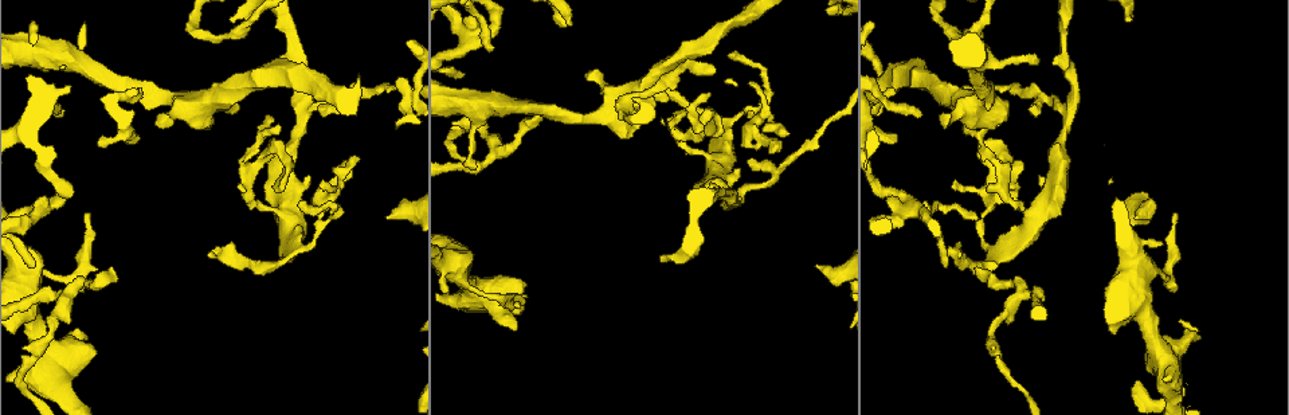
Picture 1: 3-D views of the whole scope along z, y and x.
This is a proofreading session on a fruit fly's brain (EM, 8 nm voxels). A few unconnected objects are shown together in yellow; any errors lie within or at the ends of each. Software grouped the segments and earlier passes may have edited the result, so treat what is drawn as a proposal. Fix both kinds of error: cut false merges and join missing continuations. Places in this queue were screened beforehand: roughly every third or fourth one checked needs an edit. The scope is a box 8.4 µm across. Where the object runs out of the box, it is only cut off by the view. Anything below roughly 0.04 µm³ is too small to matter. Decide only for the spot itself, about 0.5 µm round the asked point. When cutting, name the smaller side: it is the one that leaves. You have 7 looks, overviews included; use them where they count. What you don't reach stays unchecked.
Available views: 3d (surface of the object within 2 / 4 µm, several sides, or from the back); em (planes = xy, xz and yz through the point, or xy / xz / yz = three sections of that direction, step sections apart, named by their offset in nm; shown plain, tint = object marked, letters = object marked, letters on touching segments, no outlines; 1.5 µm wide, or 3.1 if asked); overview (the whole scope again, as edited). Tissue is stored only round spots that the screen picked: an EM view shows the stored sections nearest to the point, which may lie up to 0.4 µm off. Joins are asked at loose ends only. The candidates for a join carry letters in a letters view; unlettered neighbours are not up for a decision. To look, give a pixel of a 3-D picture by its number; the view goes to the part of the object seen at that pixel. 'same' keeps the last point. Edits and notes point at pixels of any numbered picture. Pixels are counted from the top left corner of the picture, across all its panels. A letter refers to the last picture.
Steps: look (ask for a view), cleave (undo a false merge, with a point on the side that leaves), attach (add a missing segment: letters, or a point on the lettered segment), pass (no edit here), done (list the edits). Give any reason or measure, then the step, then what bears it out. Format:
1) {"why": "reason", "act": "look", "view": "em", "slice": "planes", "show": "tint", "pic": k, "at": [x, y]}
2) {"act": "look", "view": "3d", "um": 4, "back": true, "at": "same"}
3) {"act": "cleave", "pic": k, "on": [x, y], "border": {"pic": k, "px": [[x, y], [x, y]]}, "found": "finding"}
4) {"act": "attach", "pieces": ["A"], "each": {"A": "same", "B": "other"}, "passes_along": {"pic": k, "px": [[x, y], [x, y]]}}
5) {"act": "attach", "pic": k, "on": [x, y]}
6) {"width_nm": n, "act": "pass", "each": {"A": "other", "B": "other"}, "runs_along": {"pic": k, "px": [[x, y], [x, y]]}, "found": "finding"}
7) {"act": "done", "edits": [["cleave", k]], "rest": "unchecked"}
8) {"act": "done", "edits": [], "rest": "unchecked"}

{"why": "branch stops here", "act": "look", "view": "3d", "um": 2, "pic": 1, "at": [85, 339]}

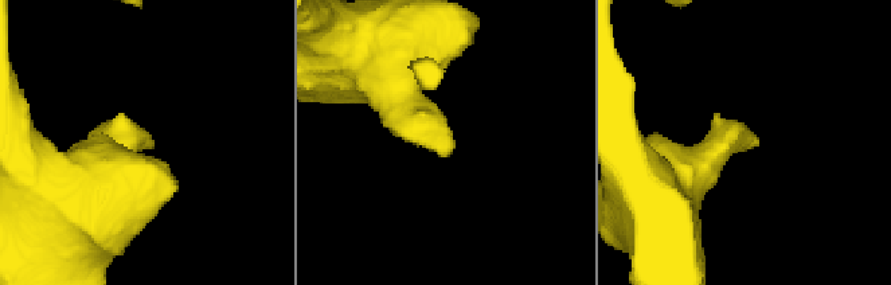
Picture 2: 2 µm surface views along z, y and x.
{"why": "now the EM", "act": "look", "view": "em", "slice": "yz", "step": 8, "show": "tint", "pic": 2, "at": [452, 153]}

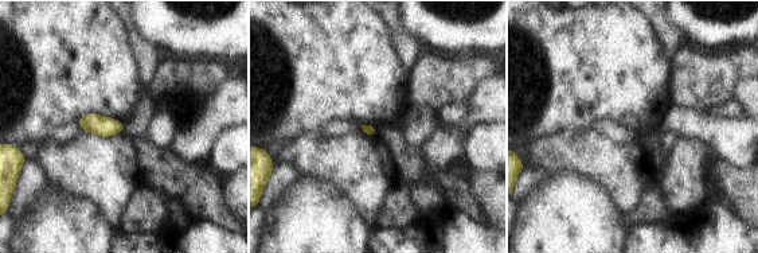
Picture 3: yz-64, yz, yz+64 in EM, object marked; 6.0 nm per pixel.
{"act": "look", "view": "em", "slice": "planes", "show": "letters", "at": "same"}

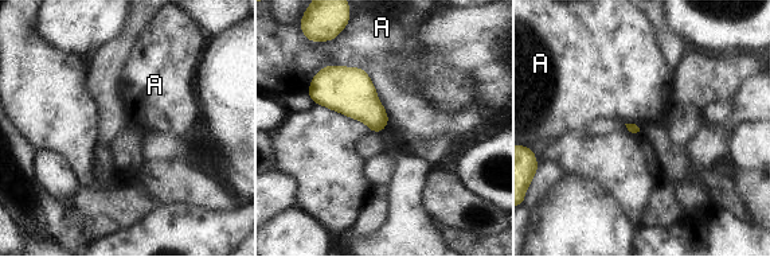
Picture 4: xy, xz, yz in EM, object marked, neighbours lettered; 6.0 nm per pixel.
{"act": "pass", "each": {"A": "other"}, "border": {"pic": 4, "px": [[362, 67], [324, 66], [307, 94]]}, "found": "none of them fits"}

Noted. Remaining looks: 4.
{"act": "look", "view": "em", "slice": "yz", "step": 4, "show": "letters", "pic": 1, "at": [694, 133]}

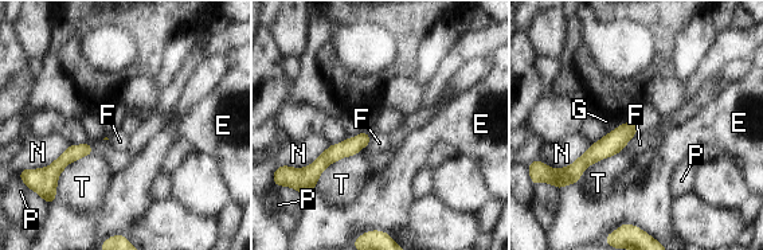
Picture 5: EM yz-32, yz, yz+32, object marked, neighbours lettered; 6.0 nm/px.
{"why": "cut it another way", "act": "look", "view": "em", "slice": "planes", "show": "letters", "at": "same"}

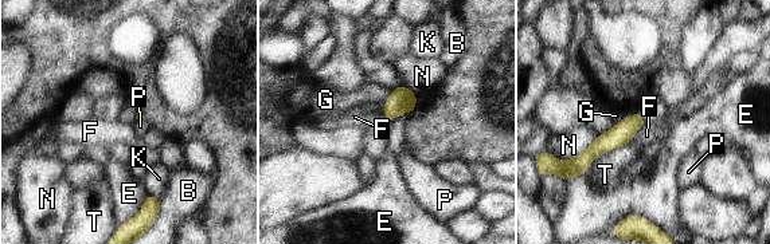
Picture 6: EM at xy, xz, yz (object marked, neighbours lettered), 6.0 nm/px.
{"act": "pass", "each": {"B": "other", "E": "other", "F": "other", "G": "other", "K": "other", "N": "other", "P": "other", "T": "other"}, "border": {"pic": 6, "px": [[644, 125], [636, 132]]}, "found": "none of them fits"}

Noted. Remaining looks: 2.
{"act": "done", "edits": [], "rest": "unchecked"}

